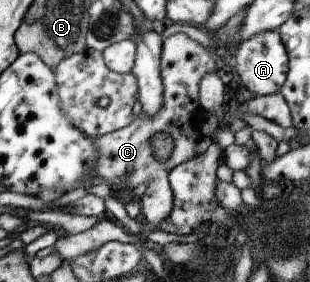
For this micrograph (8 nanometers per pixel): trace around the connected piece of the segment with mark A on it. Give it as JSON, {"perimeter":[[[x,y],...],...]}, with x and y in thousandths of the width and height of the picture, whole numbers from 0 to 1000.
{"perimeter":[[[865,110],[800,138],[768,167],[758,199],[761,252],[813,333],[871,340],[910,319],[932,252],[932,206],[897,110]]]}

